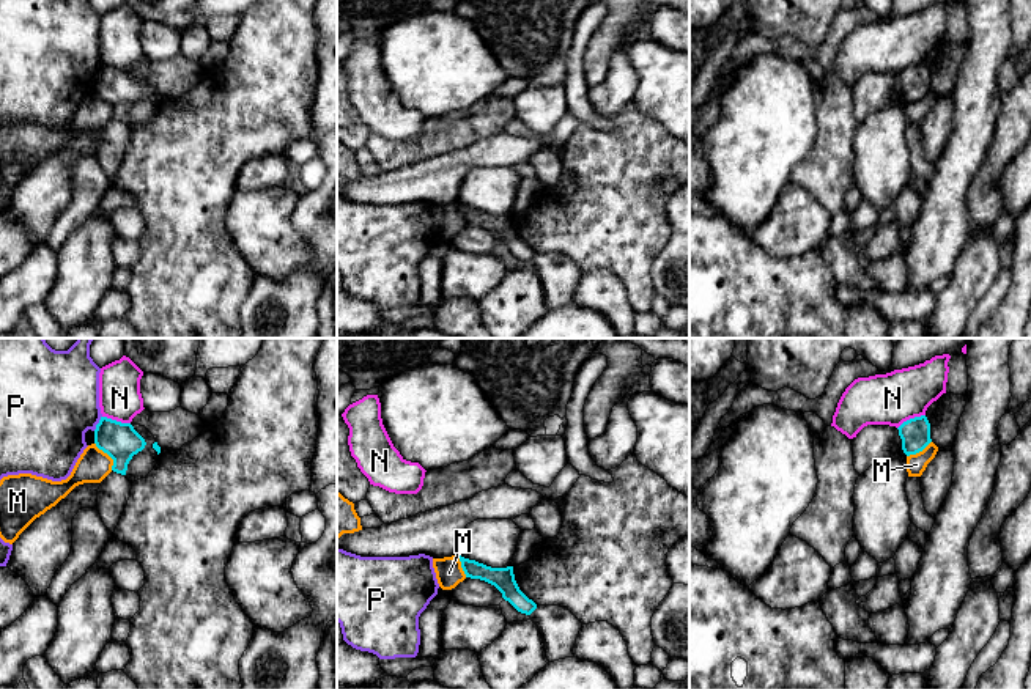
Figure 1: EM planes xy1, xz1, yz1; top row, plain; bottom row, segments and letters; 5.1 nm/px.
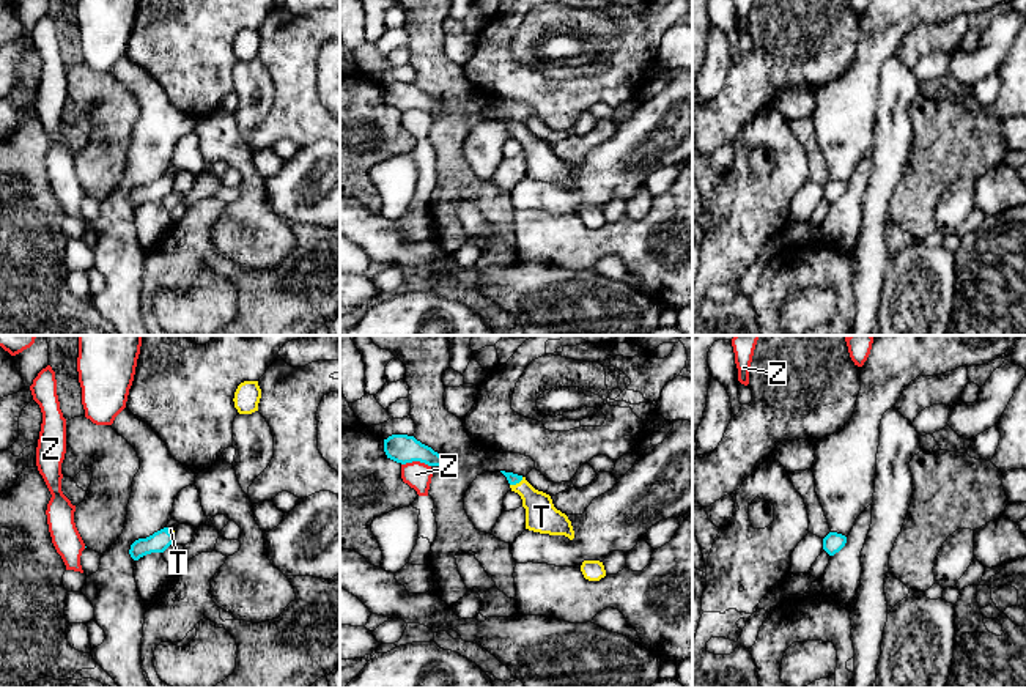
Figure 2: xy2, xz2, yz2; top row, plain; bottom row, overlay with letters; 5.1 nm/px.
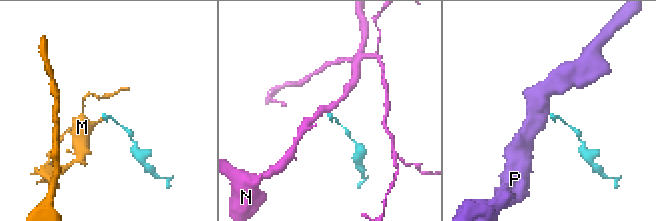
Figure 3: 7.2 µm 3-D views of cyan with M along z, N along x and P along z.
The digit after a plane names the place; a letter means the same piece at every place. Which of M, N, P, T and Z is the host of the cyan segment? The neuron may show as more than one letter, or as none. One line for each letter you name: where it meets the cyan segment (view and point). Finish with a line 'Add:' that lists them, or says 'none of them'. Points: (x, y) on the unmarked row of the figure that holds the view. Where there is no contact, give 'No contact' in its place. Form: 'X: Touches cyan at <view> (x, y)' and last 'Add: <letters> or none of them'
T: Touches cyan at xz2 (516, 129)
Add: T

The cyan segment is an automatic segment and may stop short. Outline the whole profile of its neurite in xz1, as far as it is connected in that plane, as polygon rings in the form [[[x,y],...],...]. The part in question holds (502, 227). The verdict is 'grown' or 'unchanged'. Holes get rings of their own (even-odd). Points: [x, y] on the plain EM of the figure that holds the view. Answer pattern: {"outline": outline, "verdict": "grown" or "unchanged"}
{"outline": [[[458,203],[466,225],[480,227],[494,233],[505,249],[508,249],[518,260],[530,263],[537,252],[529,247],[518,234],[513,222],[513,214],[491,216],[475,208]]], "verdict": "unchanged"}

